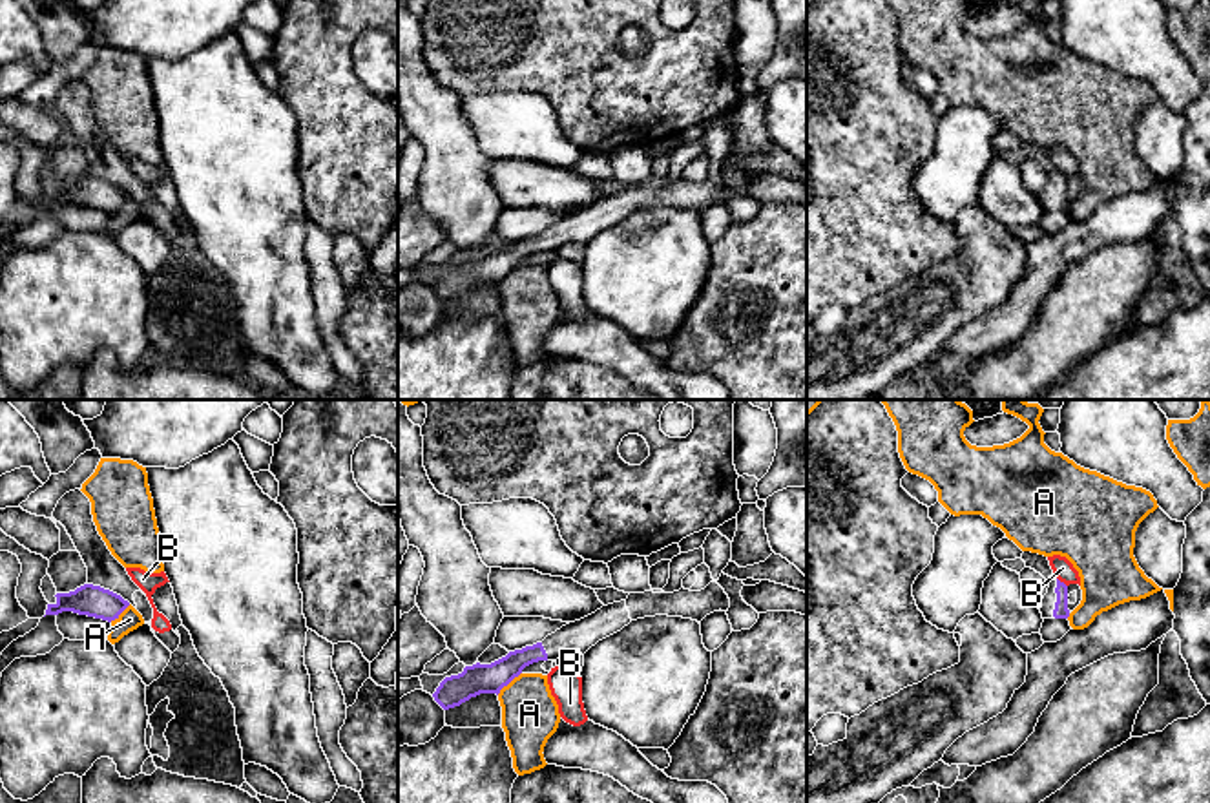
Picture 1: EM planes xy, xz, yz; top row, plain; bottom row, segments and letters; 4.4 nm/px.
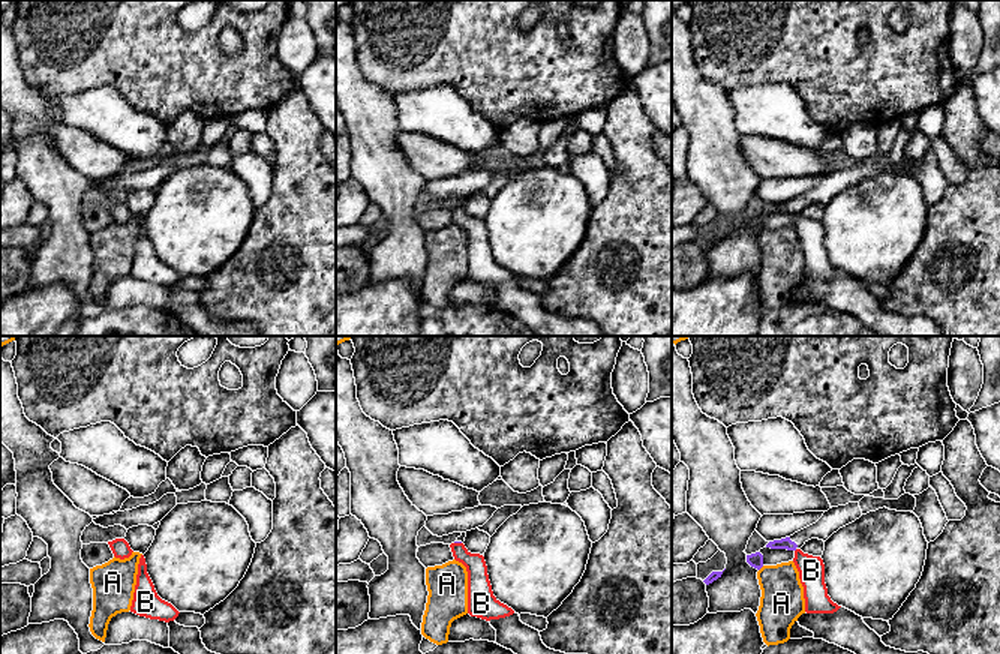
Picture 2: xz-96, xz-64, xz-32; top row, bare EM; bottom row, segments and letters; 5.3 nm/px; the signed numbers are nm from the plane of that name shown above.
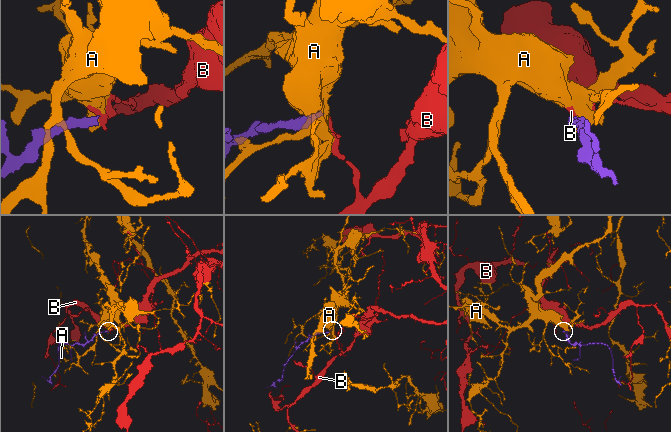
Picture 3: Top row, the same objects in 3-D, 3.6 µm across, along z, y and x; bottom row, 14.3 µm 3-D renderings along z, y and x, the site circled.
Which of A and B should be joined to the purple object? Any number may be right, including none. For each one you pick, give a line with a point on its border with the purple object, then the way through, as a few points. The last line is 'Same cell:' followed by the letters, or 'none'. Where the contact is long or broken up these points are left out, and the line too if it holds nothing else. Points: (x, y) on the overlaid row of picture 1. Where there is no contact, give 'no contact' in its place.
Same cell: none

